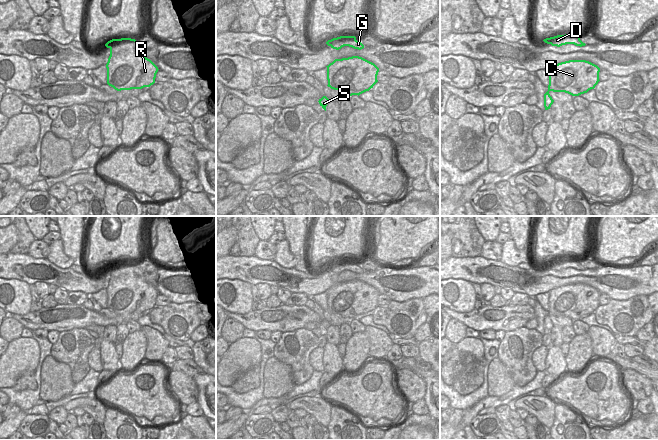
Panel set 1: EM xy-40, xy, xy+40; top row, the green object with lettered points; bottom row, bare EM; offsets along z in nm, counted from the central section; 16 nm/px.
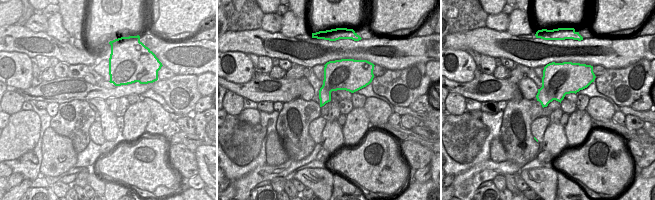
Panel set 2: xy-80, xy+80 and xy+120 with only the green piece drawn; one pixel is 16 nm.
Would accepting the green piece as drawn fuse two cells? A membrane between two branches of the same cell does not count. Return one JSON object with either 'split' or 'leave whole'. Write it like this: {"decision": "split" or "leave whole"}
{"decision": "leave whole"}

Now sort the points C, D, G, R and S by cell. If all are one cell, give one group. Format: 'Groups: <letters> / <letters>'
Groups: C D G R S

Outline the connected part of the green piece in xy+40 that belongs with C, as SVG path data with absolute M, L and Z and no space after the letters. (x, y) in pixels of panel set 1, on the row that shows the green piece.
M569 60L549 67L548 91L544 94L545 110L554 100L549 92L565 92L579 96L594 89L598 84L600 68L586 60Z

